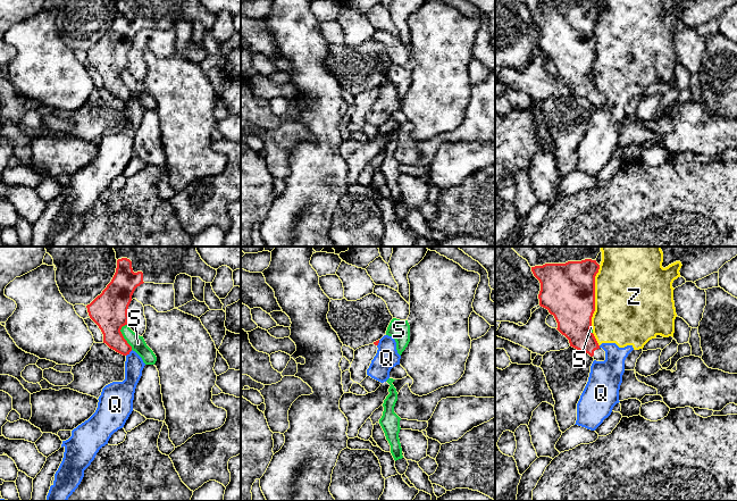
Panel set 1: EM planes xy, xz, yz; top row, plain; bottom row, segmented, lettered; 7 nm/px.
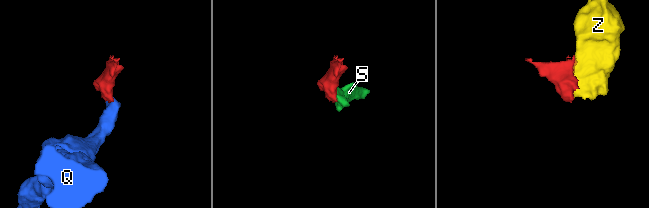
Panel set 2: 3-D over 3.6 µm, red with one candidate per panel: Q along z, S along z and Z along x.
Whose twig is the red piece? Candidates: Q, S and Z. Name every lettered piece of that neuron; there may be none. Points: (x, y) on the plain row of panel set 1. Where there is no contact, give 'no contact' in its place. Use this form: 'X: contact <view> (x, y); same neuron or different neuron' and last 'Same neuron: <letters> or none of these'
Q: contact xy (128, 99); different neuron
S: contact xy (123, 82); different neuron
Z: contact yz (594, 41); different neuron
Same neuron: none of these

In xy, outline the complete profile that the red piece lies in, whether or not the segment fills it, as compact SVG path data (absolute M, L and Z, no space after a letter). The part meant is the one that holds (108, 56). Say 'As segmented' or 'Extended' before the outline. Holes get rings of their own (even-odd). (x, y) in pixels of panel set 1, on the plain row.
Extended. M116 0L116 5L117 14L111 27L86 53L90 64L103 80L103 89L123 101L132 97L120 75L127 70L128 51L137 32L143 28L174 30L179 19L200 23L206 28L212 28L217 20L217 16L208 11L200 0Z

